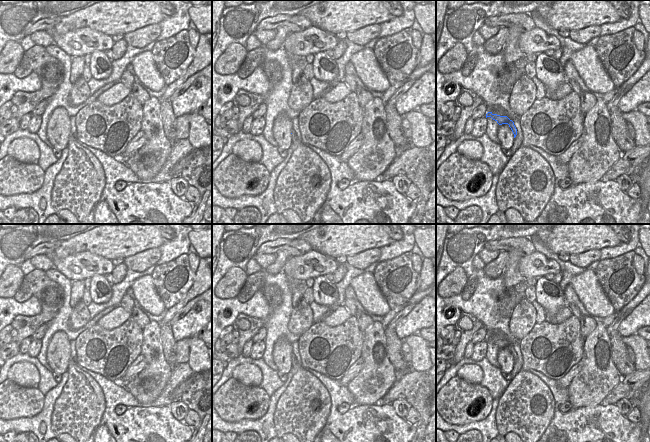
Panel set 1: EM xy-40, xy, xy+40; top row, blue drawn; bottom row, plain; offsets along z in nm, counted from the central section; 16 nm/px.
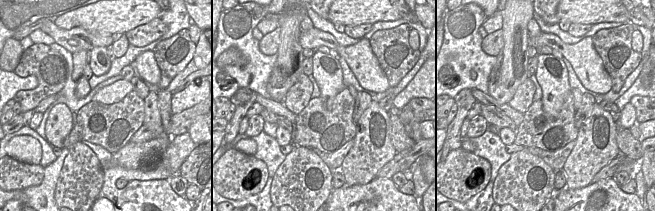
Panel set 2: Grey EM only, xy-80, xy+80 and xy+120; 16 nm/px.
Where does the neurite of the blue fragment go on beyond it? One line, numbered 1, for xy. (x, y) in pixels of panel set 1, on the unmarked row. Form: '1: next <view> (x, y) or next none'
1: next none

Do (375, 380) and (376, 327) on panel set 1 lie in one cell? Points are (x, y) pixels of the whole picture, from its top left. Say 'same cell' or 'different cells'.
same cell

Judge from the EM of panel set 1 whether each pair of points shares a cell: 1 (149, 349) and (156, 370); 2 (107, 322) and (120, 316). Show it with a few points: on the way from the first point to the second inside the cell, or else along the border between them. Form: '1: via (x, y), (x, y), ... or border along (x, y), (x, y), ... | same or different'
1: via (150, 354), (156, 365) | same
2: via (110, 321), (117, 316) | same

